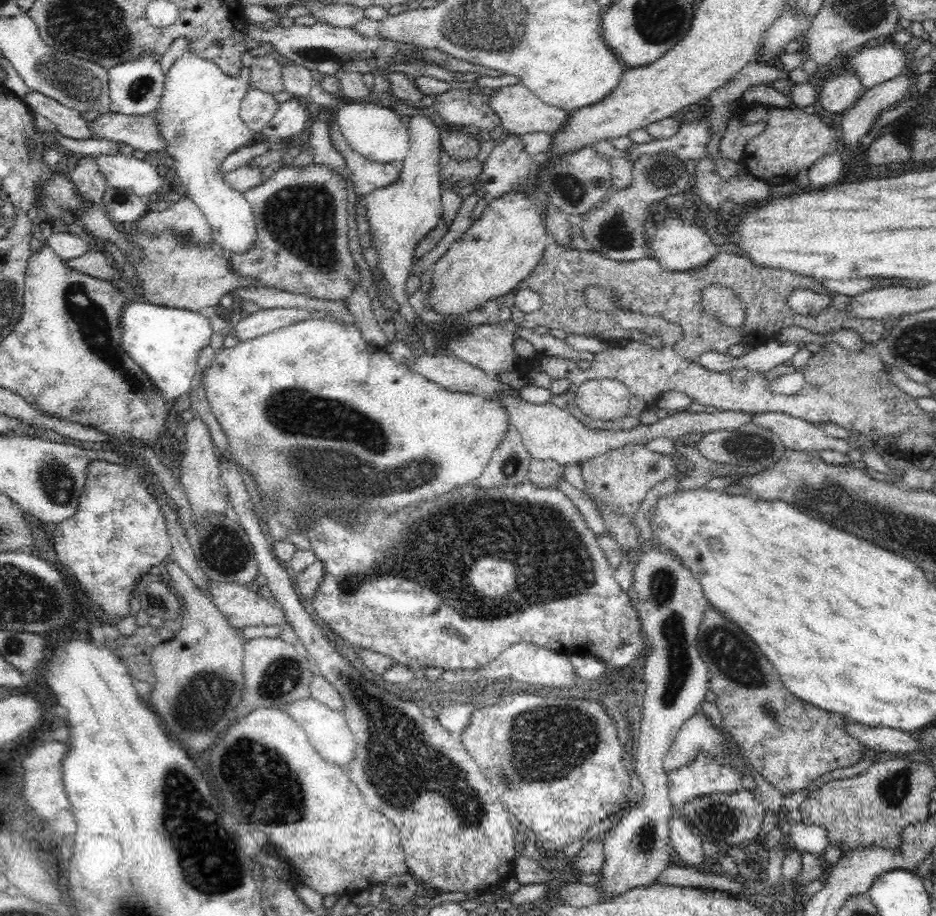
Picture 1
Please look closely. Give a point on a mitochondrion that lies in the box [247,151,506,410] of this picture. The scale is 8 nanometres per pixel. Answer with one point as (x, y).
(301, 218)

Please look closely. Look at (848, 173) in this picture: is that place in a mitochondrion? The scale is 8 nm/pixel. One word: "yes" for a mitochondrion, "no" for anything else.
no

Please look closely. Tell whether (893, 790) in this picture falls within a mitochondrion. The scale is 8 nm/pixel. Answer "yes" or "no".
yes

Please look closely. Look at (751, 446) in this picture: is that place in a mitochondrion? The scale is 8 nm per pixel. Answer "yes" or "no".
yes

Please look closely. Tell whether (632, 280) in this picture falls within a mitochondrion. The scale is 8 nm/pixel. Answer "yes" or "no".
no

